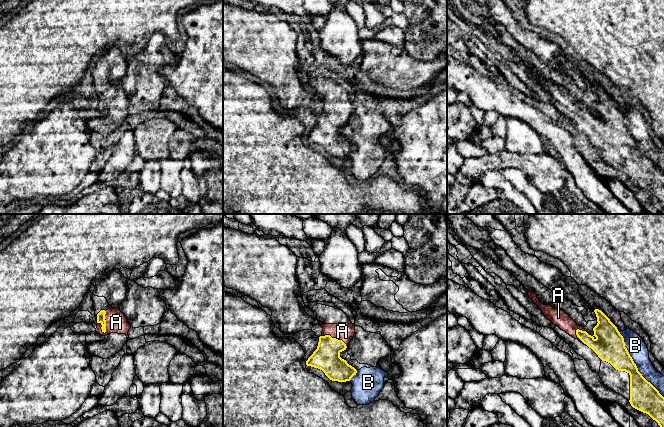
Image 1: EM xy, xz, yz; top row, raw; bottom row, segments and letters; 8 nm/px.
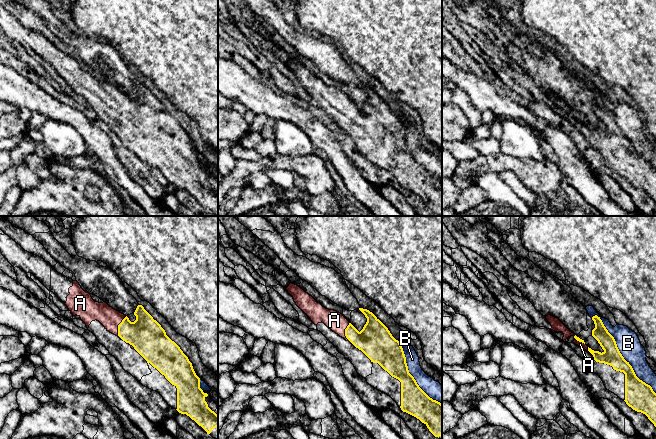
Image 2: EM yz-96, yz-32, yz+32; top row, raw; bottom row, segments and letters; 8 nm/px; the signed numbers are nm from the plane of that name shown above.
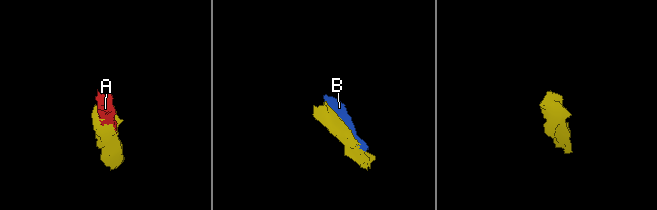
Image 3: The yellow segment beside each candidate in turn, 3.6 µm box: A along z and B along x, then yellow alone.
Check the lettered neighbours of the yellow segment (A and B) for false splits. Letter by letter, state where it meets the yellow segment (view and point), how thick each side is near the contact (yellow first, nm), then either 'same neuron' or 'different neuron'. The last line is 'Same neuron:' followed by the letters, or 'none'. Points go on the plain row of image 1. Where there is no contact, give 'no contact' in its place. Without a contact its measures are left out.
A: contact xy (105, 98); calibres 60 and 170 nm; same neuron
B: contact yz (634, 139); calibres 240 and 150 nm; different neuron
Same neuron: A

